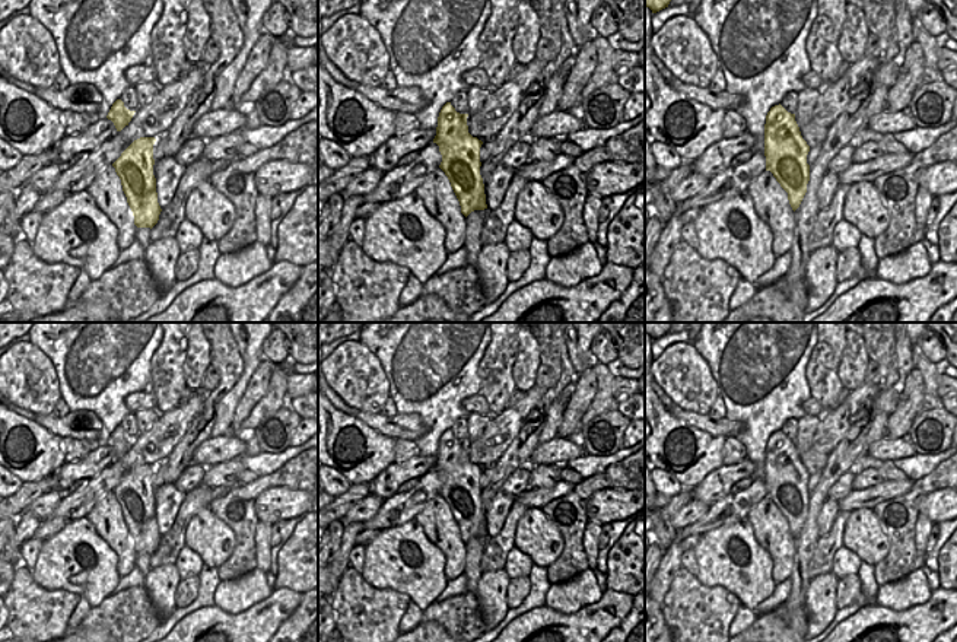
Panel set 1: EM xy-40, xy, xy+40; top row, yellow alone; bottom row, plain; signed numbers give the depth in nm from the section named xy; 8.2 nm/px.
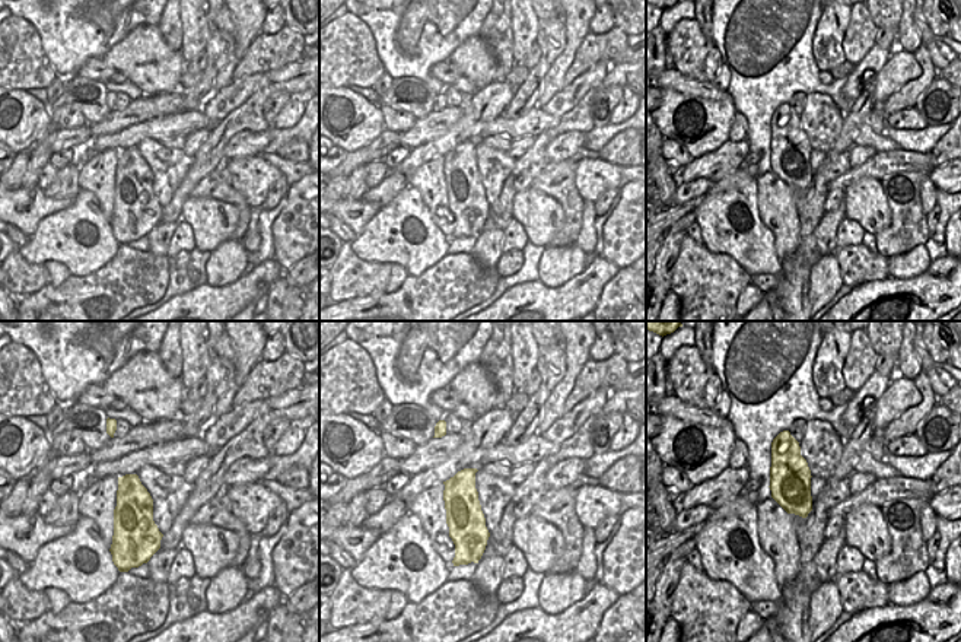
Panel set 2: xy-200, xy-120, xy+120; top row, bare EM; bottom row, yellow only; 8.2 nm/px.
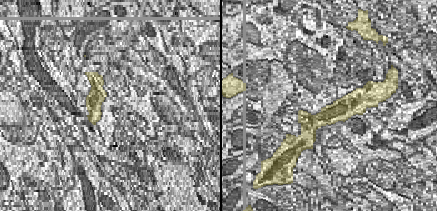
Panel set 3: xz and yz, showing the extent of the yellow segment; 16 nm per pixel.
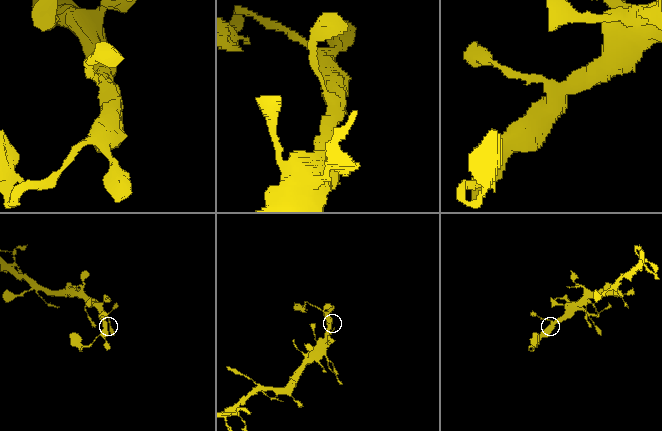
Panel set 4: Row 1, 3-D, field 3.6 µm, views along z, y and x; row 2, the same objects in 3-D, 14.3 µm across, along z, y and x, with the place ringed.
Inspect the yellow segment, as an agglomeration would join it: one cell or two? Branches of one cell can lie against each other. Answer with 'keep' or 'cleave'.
keep

